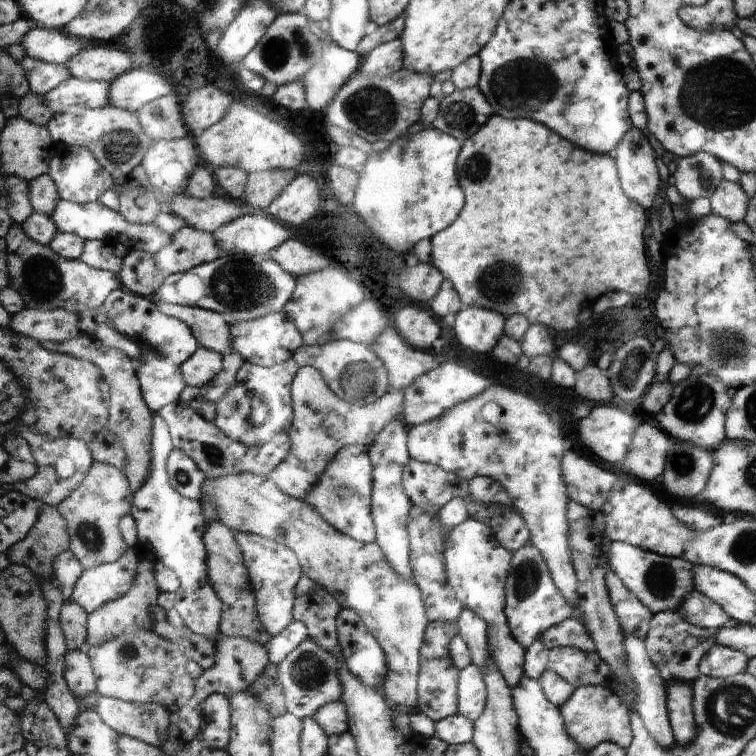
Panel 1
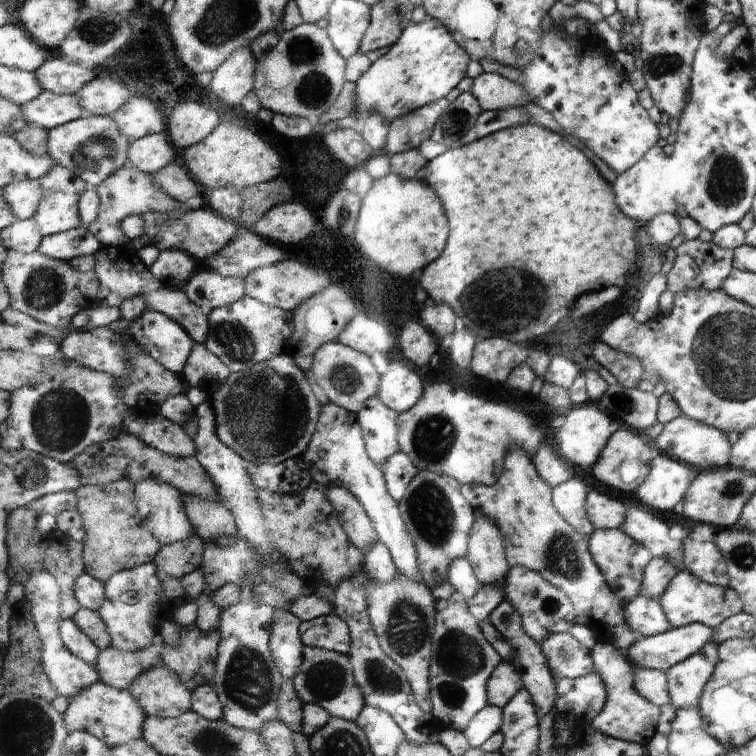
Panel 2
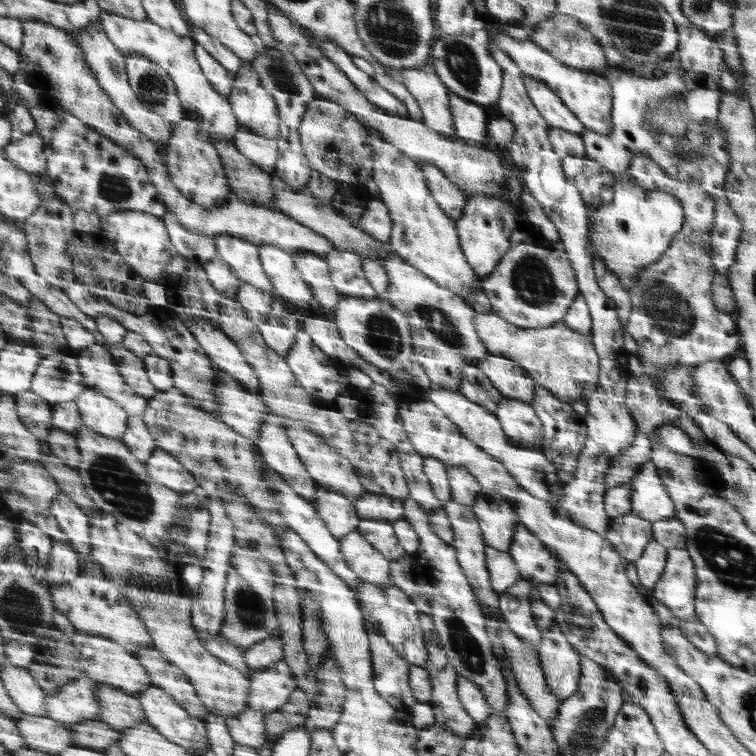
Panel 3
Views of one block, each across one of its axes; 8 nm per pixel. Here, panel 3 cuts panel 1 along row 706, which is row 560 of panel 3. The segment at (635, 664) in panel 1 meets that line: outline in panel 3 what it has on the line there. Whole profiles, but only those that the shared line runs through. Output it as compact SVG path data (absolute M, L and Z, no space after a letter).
M654 539L647 549L640 555L637 562L633 562L637 571L640 589L649 594L659 583L660 576L666 571L668 550Z

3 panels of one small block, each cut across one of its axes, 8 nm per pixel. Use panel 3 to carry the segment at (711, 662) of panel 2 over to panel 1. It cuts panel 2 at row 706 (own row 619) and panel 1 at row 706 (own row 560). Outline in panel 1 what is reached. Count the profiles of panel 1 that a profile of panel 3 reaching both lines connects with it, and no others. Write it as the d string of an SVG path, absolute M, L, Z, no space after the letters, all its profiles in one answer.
M666 681L667 708L676 744L690 746L698 735L698 725L692 704L691 683Z

